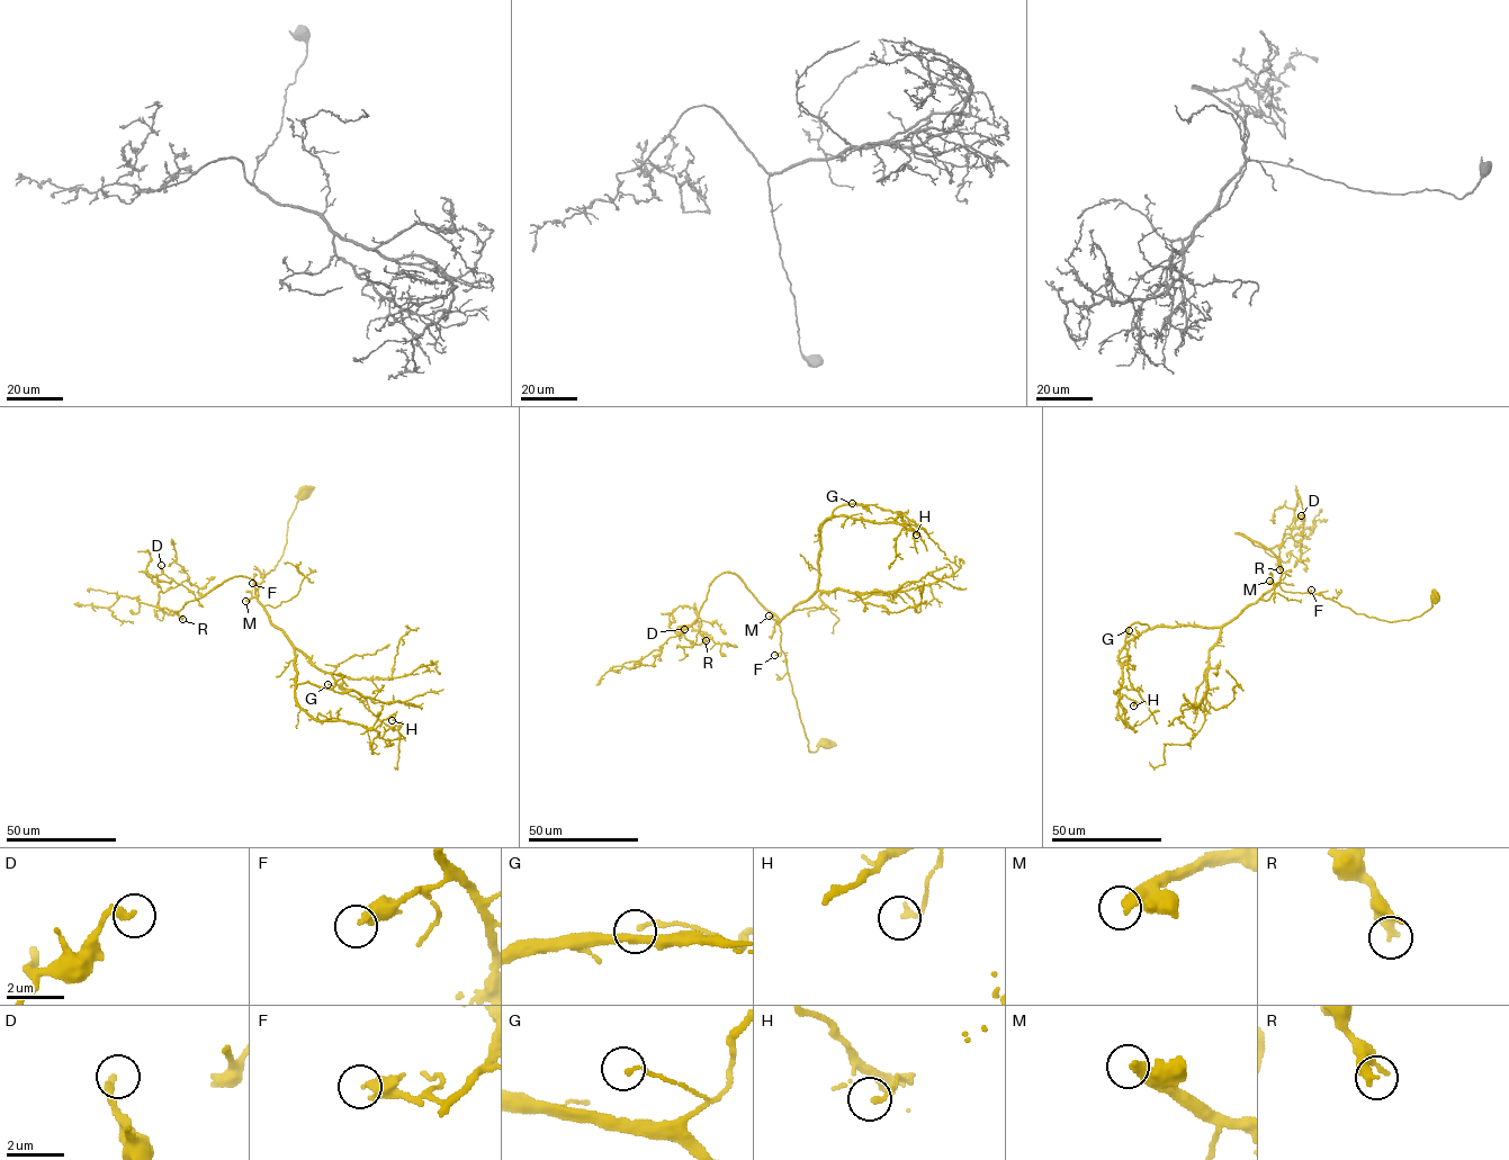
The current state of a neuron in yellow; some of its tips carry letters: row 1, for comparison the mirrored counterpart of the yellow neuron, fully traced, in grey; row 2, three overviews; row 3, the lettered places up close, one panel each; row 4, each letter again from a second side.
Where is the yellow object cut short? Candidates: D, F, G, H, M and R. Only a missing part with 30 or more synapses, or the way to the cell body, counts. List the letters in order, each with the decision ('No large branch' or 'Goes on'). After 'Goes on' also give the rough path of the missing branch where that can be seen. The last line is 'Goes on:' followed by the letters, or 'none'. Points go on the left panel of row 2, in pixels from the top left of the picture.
D: No large branch
F: No large branch
G: No large branch
H: No large branch
M: Goes on. Course of what is missing: (245, 601), (251, 623), (347, 657), (391, 648), (419, 635), (423, 627), (413, 609)
R: No large branch
Goes on: M

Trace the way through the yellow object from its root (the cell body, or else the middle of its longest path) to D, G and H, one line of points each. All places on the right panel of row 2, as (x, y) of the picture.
D: (1435, 596), (1419, 617), (1386, 621), (1321, 594), (1283, 591), (1275, 556), (1236, 532), (1268, 549), (1301, 515)
G: (1435, 596), (1419, 617), (1386, 621), (1275, 585), (1220, 626), (1137, 622), (1129, 630)
H: (1435, 596), (1419, 617), (1386, 621), (1275, 585), (1220, 626), (1149, 628), (1119, 657), (1120, 697), (1133, 706)

